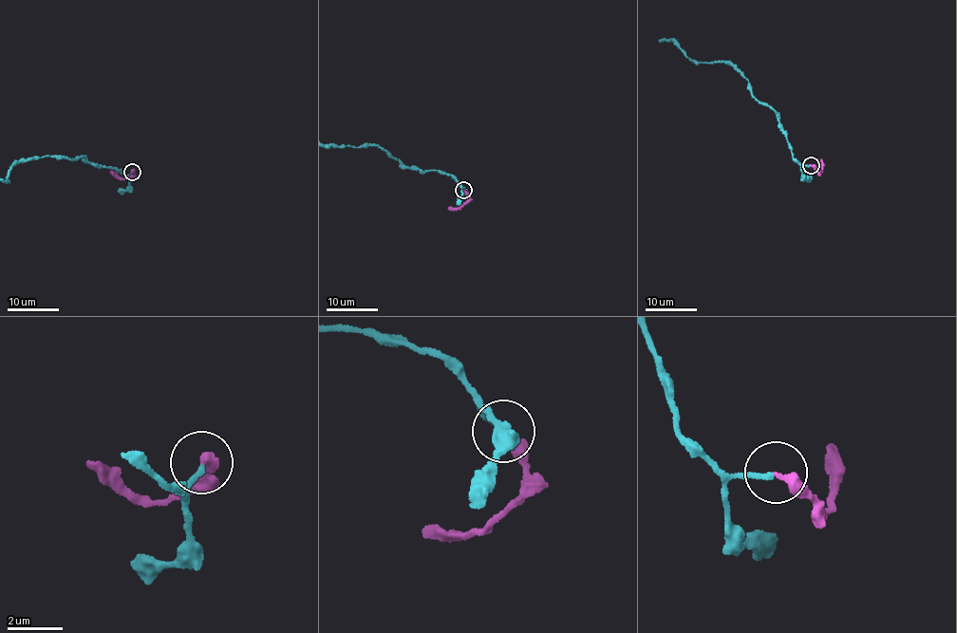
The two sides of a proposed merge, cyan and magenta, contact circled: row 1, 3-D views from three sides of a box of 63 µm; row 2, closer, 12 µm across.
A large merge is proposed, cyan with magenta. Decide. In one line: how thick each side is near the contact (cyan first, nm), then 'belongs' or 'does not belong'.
calibres 180 and 360 nm; belongs

